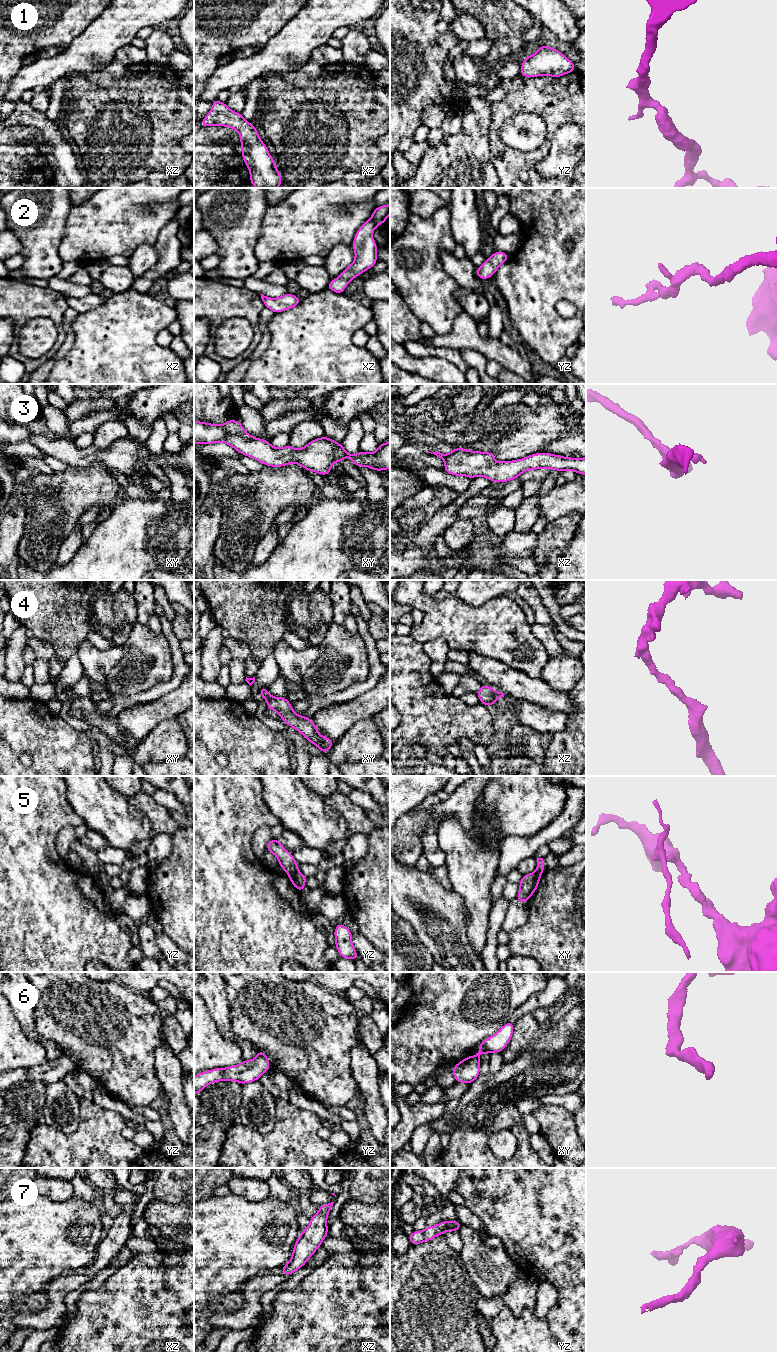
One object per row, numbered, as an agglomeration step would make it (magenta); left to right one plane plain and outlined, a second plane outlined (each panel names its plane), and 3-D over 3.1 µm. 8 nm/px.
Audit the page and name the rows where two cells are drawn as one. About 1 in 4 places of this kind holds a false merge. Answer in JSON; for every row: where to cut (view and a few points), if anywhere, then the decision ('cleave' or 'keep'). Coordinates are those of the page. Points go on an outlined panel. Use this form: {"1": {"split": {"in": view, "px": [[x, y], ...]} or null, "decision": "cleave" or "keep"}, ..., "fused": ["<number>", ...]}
{"1": {"split": null, "decision": "keep"}, "2": {"split": null, "decision": "keep"}, "3": {"split": null, "decision": "keep"}, "4": {"split": null, "decision": "keep"}, "5": {"split": {"in": "yz", "px": [[298, 871], [289, 875]]}, "decision": "cleave"}, "6": {"split": null, "decision": "keep"}, "7": {"split": null, "decision": "keep"}, "fused": ["5"]}

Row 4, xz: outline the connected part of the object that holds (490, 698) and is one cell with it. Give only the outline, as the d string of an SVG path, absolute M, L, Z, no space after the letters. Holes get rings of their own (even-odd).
M483 683L482 687L476 692L479 697L480 703L492 707L492 705L501 697L504 697L504 693L492 689L487 684Z

